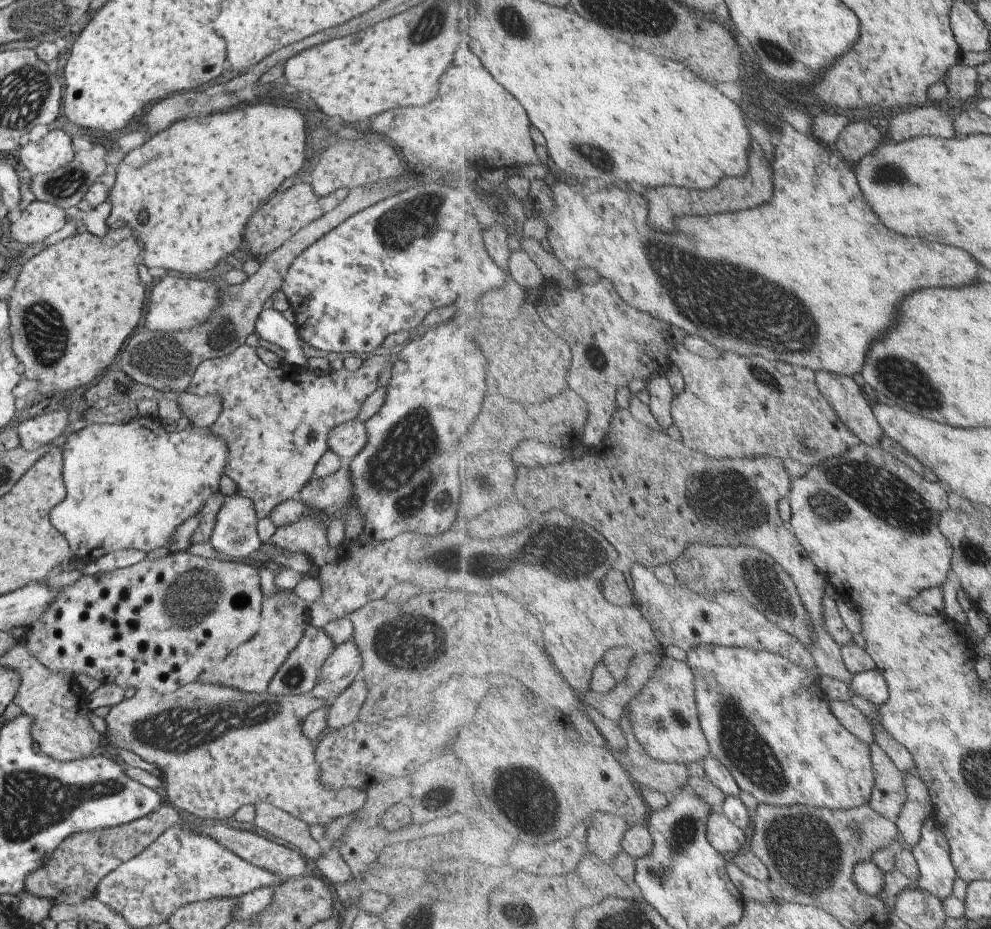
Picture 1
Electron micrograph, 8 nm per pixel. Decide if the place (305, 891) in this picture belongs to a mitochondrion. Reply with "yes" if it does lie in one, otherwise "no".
yes

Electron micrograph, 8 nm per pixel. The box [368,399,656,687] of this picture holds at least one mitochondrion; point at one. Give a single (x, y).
(569, 549)

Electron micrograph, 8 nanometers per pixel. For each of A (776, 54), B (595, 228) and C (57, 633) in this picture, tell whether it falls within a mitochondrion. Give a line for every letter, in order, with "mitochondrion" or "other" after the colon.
A: mitochondrion
B: other
C: other

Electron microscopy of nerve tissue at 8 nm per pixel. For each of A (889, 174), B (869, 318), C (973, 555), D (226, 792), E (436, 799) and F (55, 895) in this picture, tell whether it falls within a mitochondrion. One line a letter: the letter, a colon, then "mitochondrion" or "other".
A: mitochondrion
B: other
C: mitochondrion
D: other
E: mitochondrion
F: other

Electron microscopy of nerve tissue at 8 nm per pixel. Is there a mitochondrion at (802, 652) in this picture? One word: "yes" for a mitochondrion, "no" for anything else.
no

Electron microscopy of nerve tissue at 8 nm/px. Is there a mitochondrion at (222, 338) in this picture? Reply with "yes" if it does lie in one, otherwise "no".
yes

